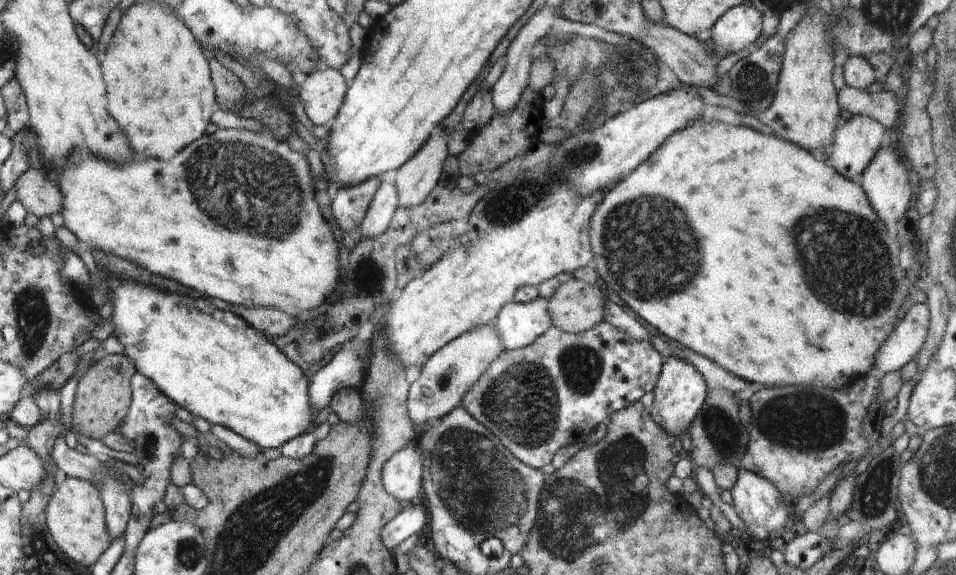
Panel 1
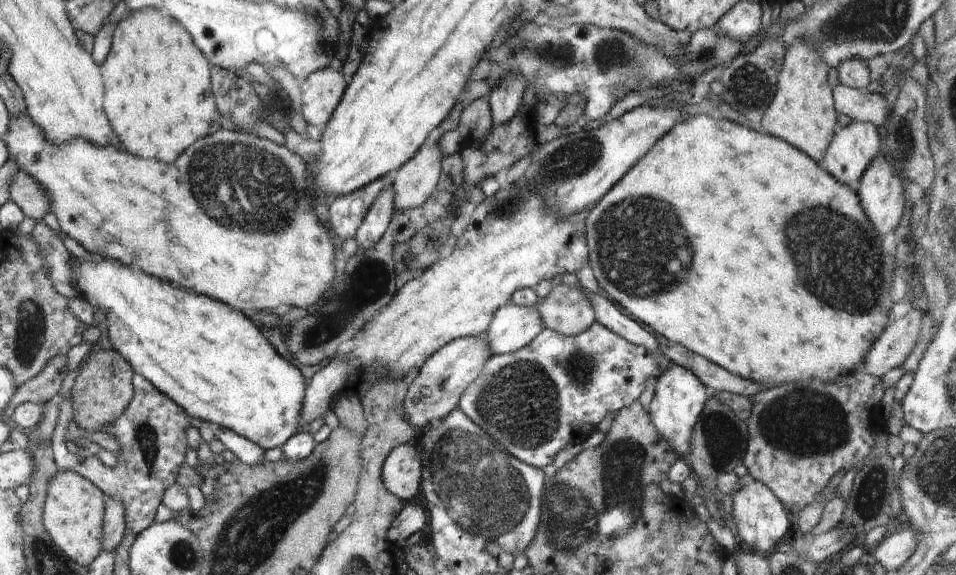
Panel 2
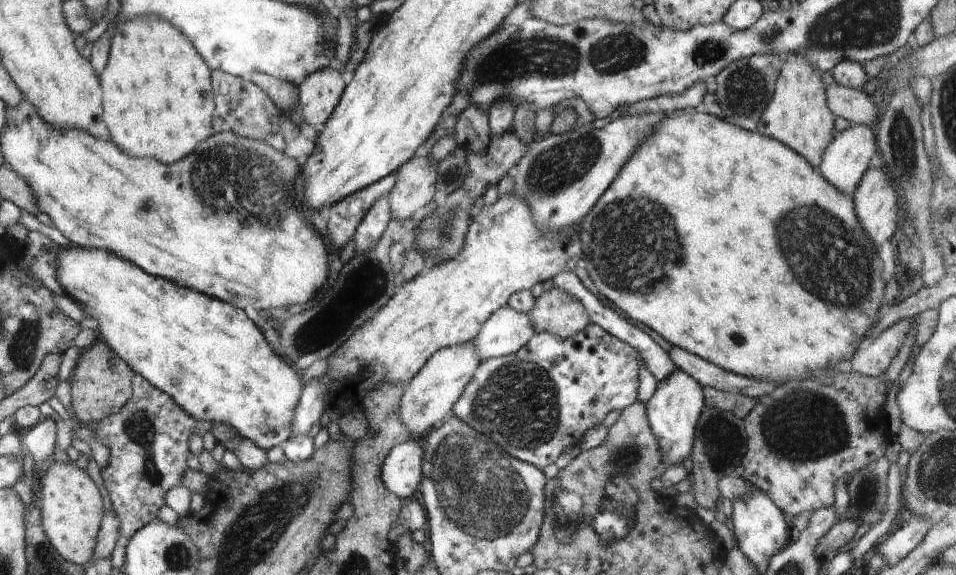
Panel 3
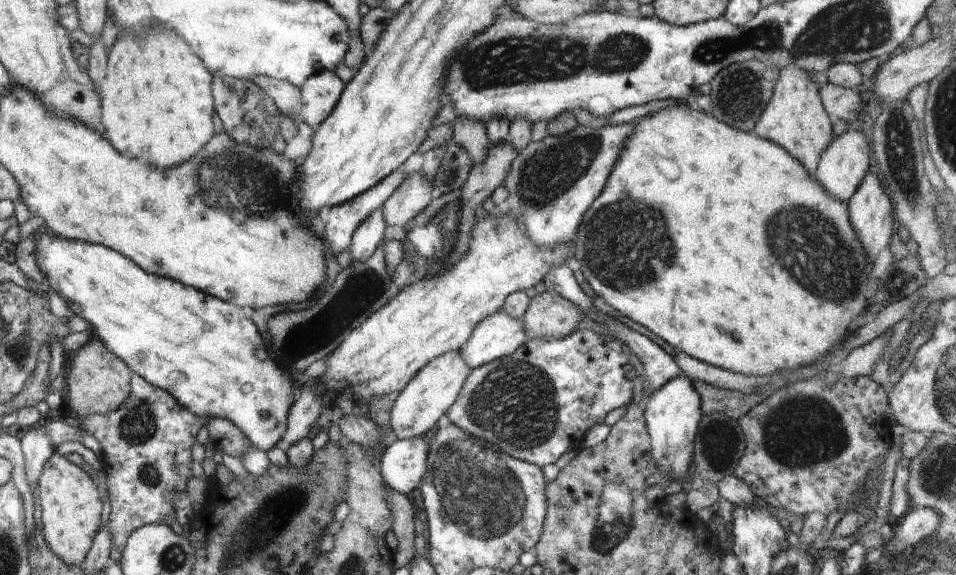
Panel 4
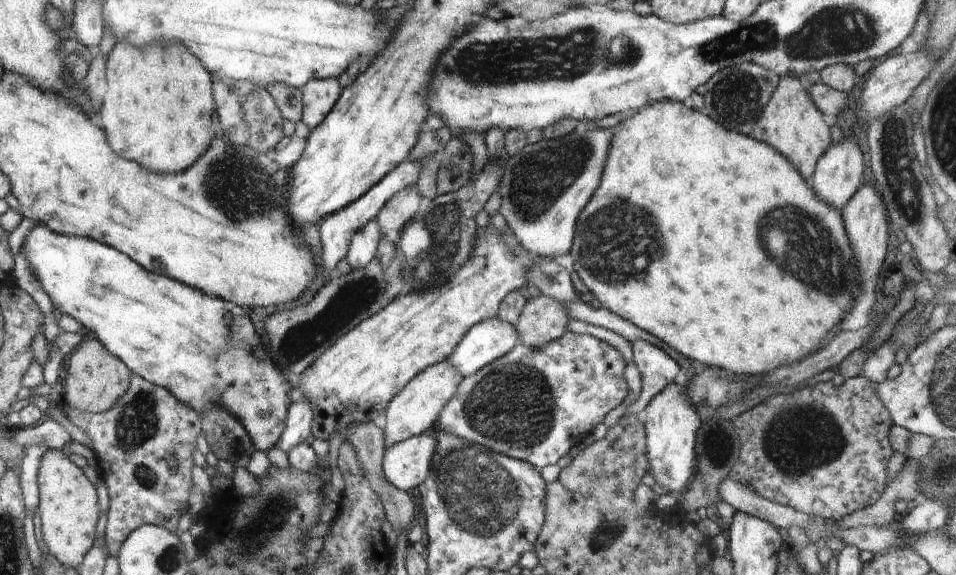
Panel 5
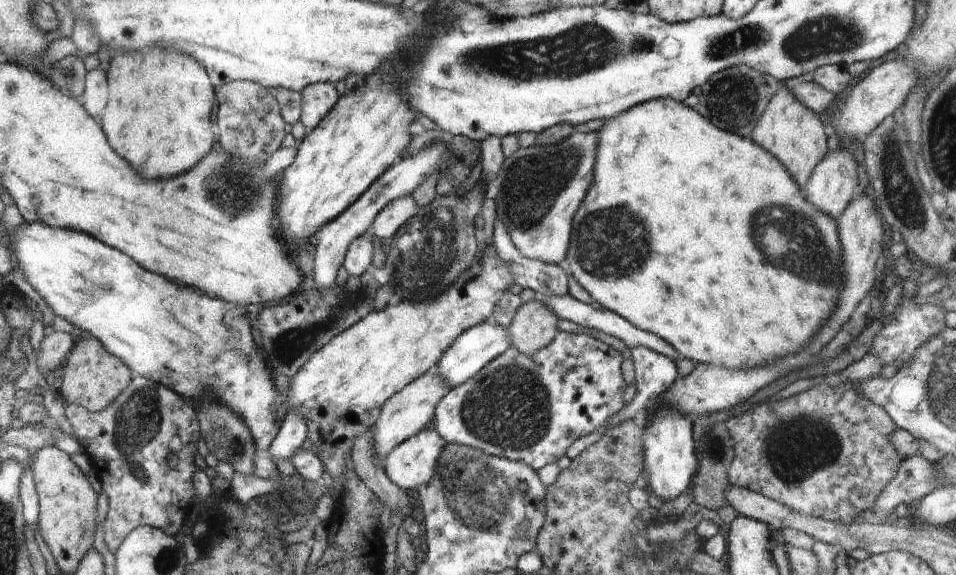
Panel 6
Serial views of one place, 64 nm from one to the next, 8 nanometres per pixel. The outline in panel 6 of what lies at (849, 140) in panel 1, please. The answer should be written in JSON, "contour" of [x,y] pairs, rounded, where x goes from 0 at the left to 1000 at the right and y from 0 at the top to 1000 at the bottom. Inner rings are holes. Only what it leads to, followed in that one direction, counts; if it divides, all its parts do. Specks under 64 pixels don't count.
{"contour":[[[880,256],[866,266],[862,278],[858,278],[837,334],[840,344],[843,344],[851,362],[858,365],[858,372],[862,369],[862,376],[868,376],[870,383],[874,383],[881,374],[881,369],[893,348],[900,327],[895,296],[899,283],[889,268],[888,259],[889,256]]]}

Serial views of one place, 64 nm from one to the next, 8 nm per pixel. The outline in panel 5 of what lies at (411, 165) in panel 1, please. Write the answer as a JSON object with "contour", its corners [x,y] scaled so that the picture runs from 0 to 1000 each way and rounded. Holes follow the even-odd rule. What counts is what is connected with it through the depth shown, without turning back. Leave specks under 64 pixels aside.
{"contour":[[[435,322],[414,334],[414,341],[410,341],[410,346],[406,348],[392,377],[395,397],[397,397],[397,407],[402,409],[408,400],[418,402],[423,397],[425,386],[429,386],[438,369],[442,348]]]}

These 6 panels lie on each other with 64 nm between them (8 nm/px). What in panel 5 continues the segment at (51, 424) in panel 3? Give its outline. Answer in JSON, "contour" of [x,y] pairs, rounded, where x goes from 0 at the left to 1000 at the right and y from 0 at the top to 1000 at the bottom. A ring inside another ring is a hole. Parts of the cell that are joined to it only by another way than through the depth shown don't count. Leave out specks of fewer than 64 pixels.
{"contour":[[[27,772],[24,779],[20,842],[23,845],[25,883],[36,897],[41,883],[40,814],[49,779],[46,779],[46,772]]]}

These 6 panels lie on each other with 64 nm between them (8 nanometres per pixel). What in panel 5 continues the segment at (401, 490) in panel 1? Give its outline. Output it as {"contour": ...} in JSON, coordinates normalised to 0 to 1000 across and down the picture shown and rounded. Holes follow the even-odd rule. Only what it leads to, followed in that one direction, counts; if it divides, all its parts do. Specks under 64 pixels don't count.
{"contour":[[[453,748],[405,777],[400,807],[404,835],[421,854],[438,849],[450,826],[456,776],[457,751]]]}

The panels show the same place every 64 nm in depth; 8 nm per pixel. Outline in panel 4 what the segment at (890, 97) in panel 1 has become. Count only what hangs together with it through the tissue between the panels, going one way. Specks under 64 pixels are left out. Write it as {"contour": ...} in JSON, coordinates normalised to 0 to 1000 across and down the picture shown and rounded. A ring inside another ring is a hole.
{"contour":[[[867,143],[857,153],[856,167],[866,202],[871,198],[879,209],[893,212],[900,205],[900,195],[904,191],[904,181],[897,160],[897,157],[874,150]]]}

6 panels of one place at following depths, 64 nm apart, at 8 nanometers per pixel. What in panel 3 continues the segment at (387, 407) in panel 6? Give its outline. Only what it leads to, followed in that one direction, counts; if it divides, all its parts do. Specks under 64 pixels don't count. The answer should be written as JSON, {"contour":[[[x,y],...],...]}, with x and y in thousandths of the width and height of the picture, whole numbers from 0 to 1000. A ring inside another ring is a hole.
{"contour":[[[494,593],[460,607],[448,621],[444,637],[432,654],[429,671],[424,673],[418,694],[417,725],[428,744],[431,762],[442,760],[459,739],[464,723],[474,717],[475,703],[483,689],[502,631],[503,623]]]}

